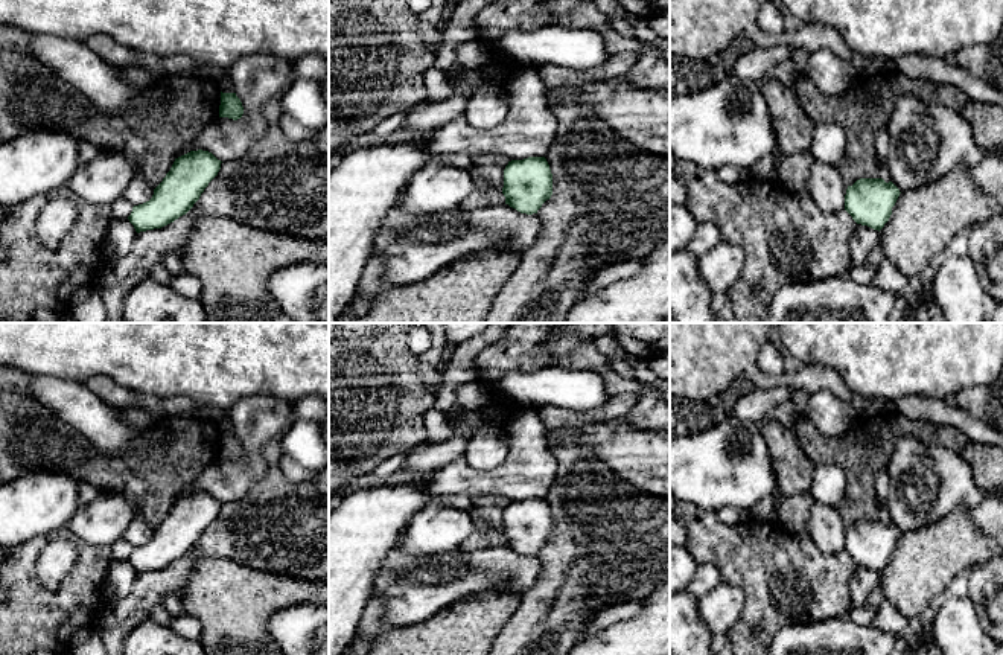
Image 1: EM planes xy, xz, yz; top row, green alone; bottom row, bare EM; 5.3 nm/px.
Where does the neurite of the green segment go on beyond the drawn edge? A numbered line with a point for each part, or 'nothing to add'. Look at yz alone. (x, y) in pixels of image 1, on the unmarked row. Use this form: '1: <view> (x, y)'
nothing to add

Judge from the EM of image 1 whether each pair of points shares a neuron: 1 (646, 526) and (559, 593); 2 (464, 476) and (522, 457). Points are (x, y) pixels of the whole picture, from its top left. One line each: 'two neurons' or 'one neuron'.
1: one neuron
2: one neuron

